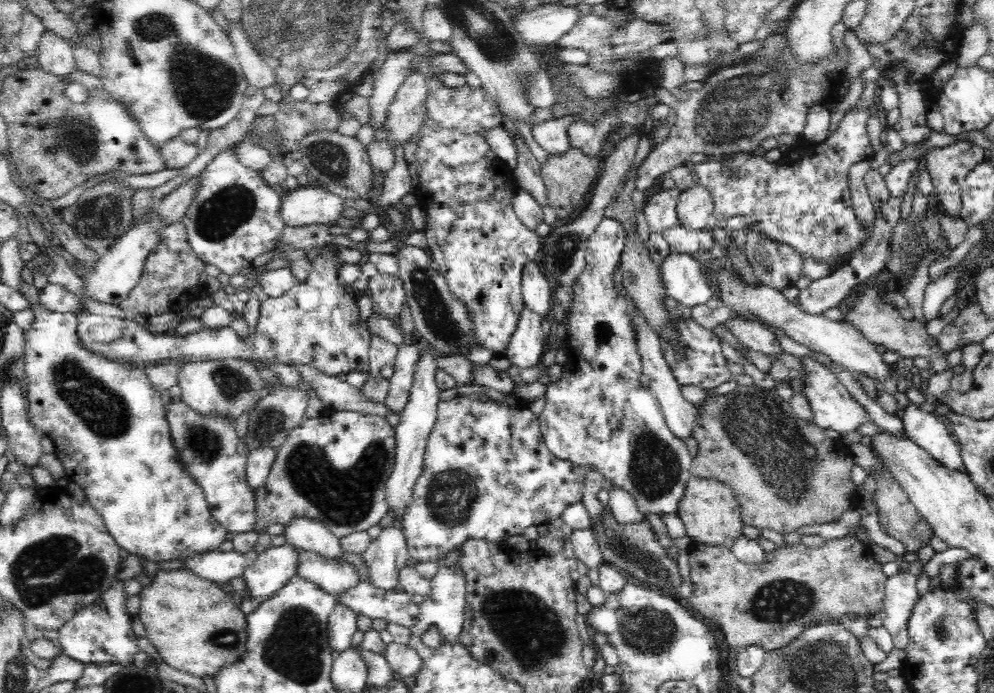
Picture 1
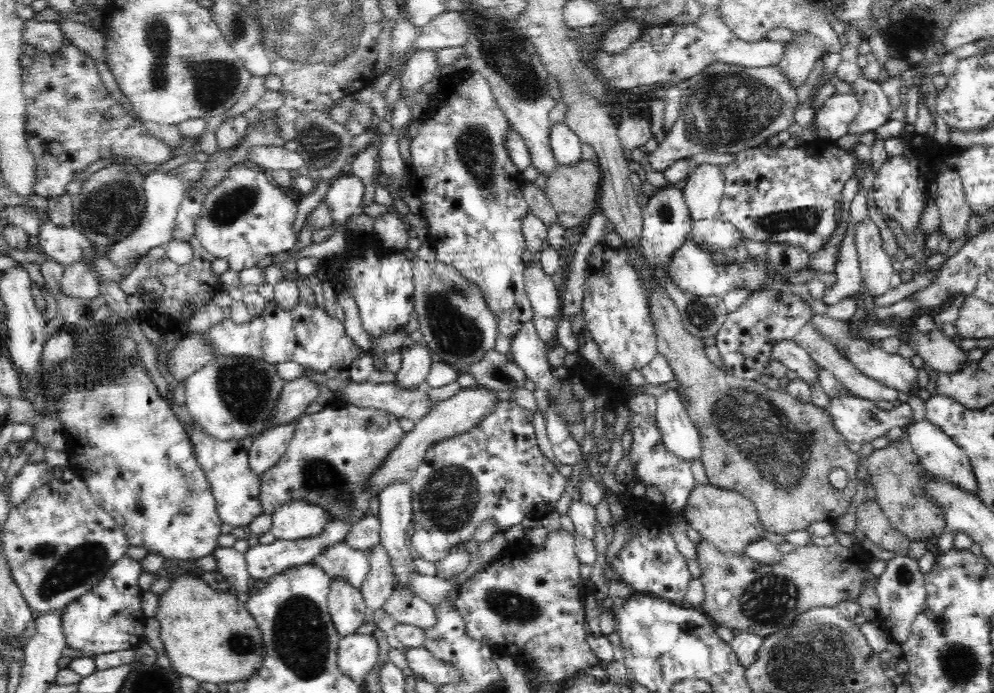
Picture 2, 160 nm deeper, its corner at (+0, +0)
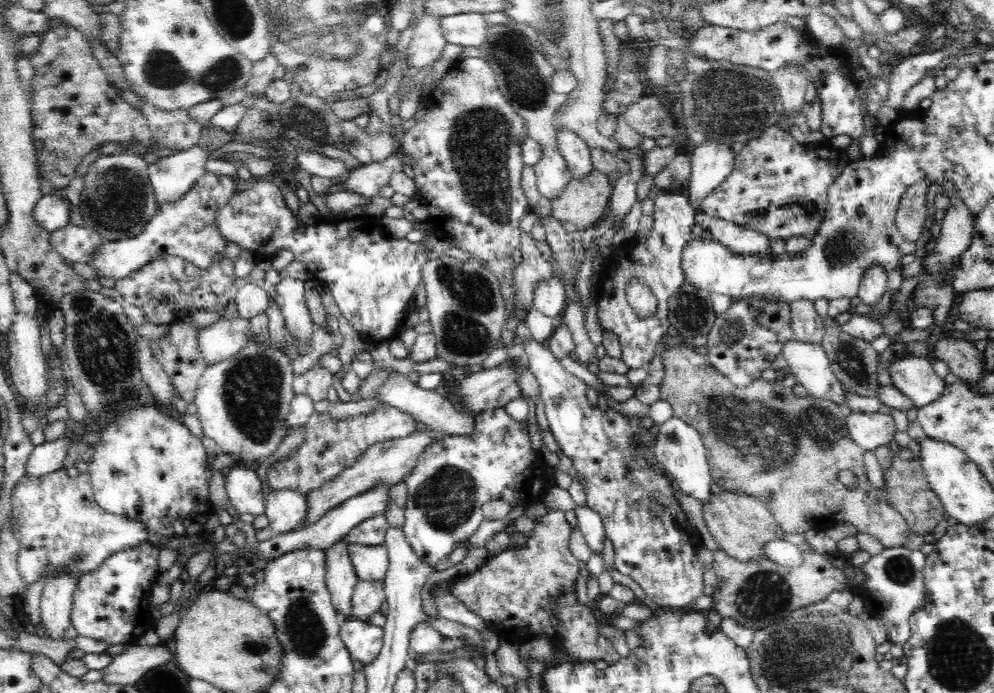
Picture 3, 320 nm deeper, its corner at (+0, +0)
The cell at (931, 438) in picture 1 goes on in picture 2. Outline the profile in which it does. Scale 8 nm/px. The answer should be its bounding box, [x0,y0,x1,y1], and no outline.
[906,420,978,496]

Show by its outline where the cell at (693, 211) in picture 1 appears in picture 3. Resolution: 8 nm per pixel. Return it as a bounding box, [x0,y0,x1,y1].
[689,142,736,211]

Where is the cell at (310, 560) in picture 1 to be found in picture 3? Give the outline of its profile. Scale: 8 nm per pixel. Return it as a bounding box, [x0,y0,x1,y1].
[345,543,388,580]

